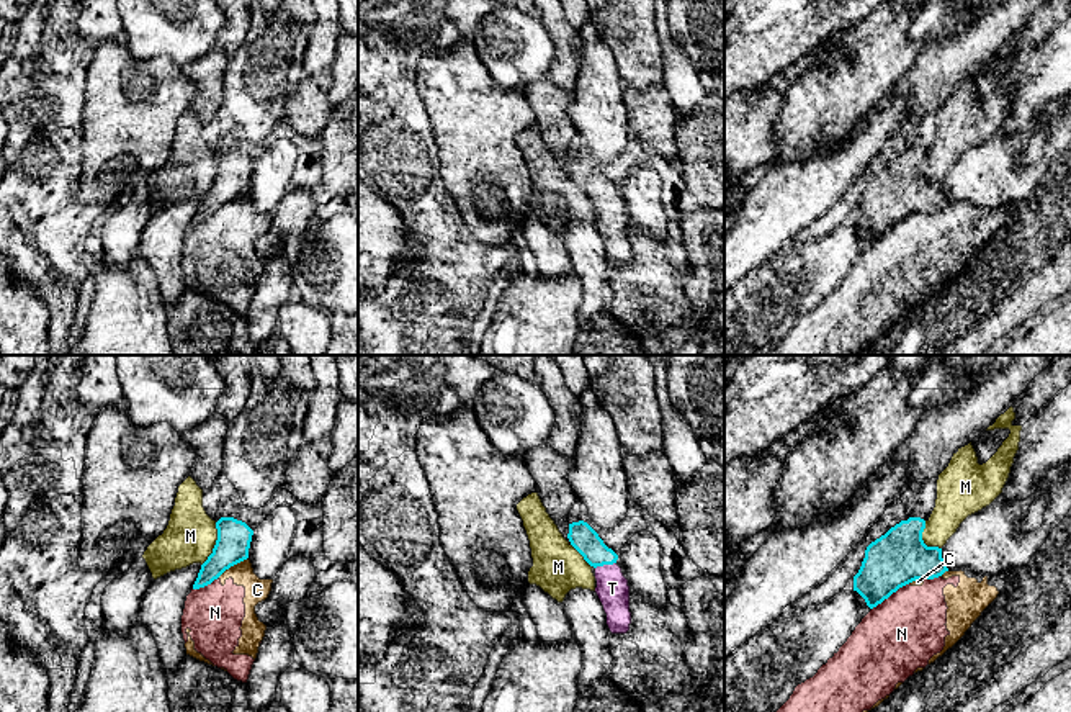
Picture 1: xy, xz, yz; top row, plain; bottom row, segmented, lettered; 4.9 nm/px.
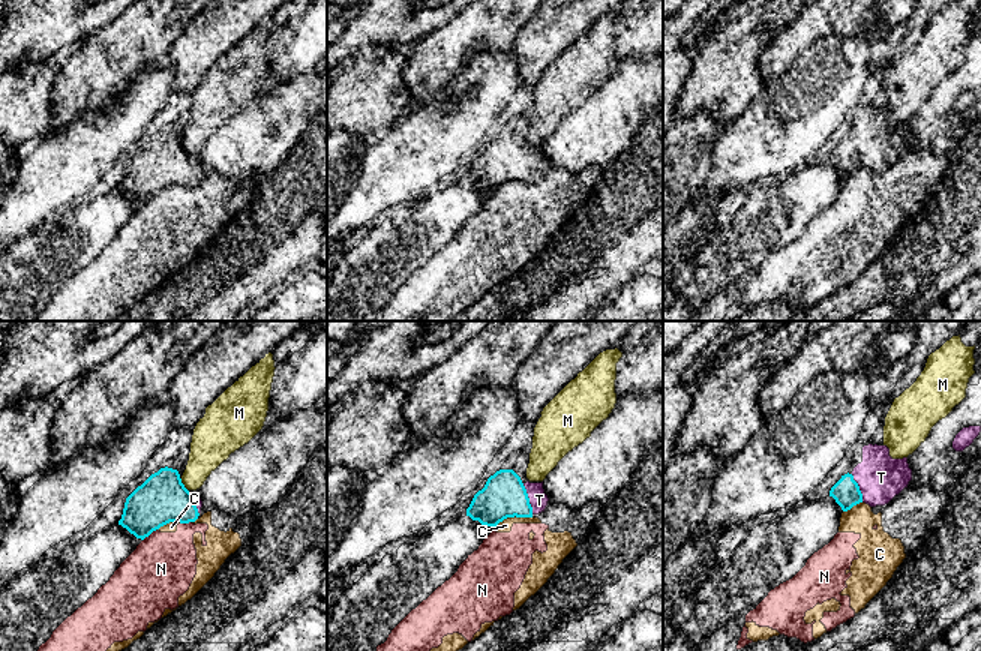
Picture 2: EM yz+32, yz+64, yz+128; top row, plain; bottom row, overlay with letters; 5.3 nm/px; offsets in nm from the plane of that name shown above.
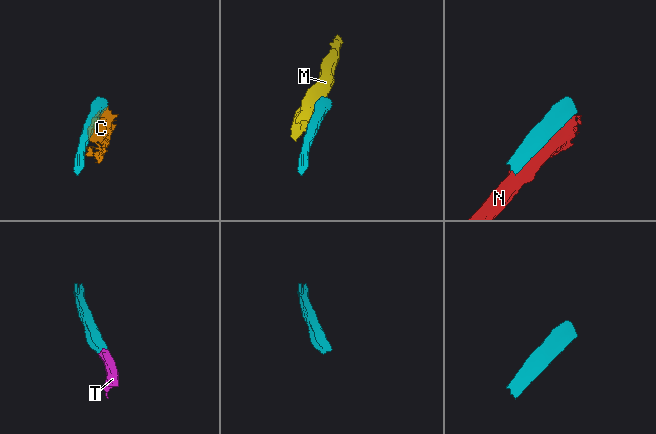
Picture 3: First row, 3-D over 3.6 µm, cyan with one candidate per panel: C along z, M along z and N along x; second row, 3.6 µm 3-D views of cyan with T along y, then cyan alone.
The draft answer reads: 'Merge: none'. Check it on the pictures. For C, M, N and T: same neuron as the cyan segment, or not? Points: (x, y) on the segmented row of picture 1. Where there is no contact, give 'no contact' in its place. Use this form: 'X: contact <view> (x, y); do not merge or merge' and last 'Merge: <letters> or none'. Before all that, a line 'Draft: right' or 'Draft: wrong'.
Draft: wrong
C: contact xy (233, 565); do not merge
M: contact xy (216, 544); do not merge
N: contact yz (890, 594); do not merge
T: contact xz (605, 563); merge
Merge: T

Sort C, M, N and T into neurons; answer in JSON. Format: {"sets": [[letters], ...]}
{"sets": [["C", "N"], ["M"], ["T"]]}

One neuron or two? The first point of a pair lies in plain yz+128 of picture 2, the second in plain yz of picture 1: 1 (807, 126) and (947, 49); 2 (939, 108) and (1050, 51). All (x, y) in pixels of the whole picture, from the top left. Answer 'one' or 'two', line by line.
1: two
2: two

